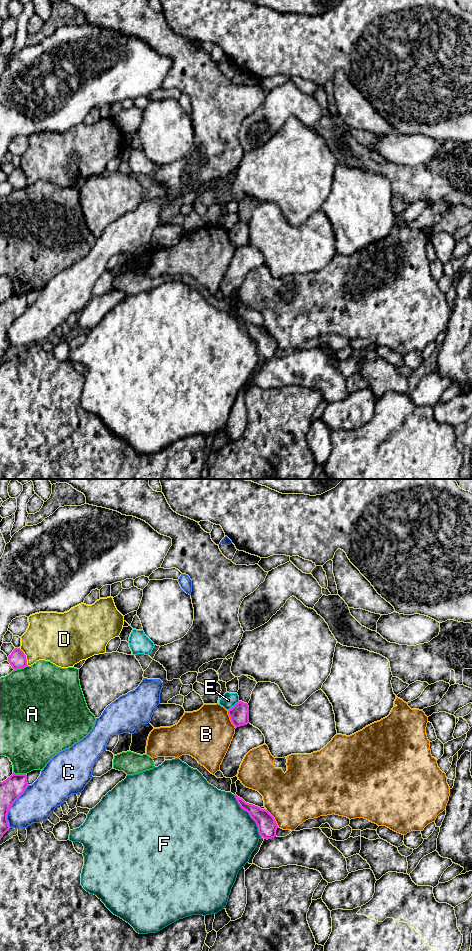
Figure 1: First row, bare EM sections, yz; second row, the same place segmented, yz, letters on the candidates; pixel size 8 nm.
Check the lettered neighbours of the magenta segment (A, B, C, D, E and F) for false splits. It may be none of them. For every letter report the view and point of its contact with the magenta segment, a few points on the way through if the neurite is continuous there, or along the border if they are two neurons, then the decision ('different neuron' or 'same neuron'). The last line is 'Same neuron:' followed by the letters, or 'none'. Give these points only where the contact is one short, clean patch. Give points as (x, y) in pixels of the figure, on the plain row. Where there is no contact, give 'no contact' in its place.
A: meets magenta in yz at (20, 188); different neuron
B: meets magenta in yz at (230, 239); different neuron
C: meets magenta in yz at (11, 325); different neuron
D: meets magenta in yz at (25, 177); different neuron
E: meets magenta in yz at (234, 225); different neuron
F: meets magenta in yz at (249, 334); different neuron
Same neuron: none

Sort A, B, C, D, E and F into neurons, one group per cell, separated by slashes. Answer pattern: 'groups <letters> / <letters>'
groups A / B / C / D / E / F

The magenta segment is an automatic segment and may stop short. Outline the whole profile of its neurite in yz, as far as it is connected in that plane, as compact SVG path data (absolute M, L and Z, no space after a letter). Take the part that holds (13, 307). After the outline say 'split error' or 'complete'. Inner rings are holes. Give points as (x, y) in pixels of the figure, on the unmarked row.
M13 293L5 301L0 302L0 359L10 349L7 334L12 324L27 308L27 295Z | complete

